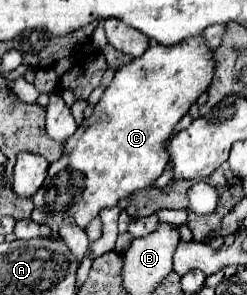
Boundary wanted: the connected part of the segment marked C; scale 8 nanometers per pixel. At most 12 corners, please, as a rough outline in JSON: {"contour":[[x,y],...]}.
{"contour":[[202,36],[116,70],[32,196],[60,238],[148,188],[208,88]]}

